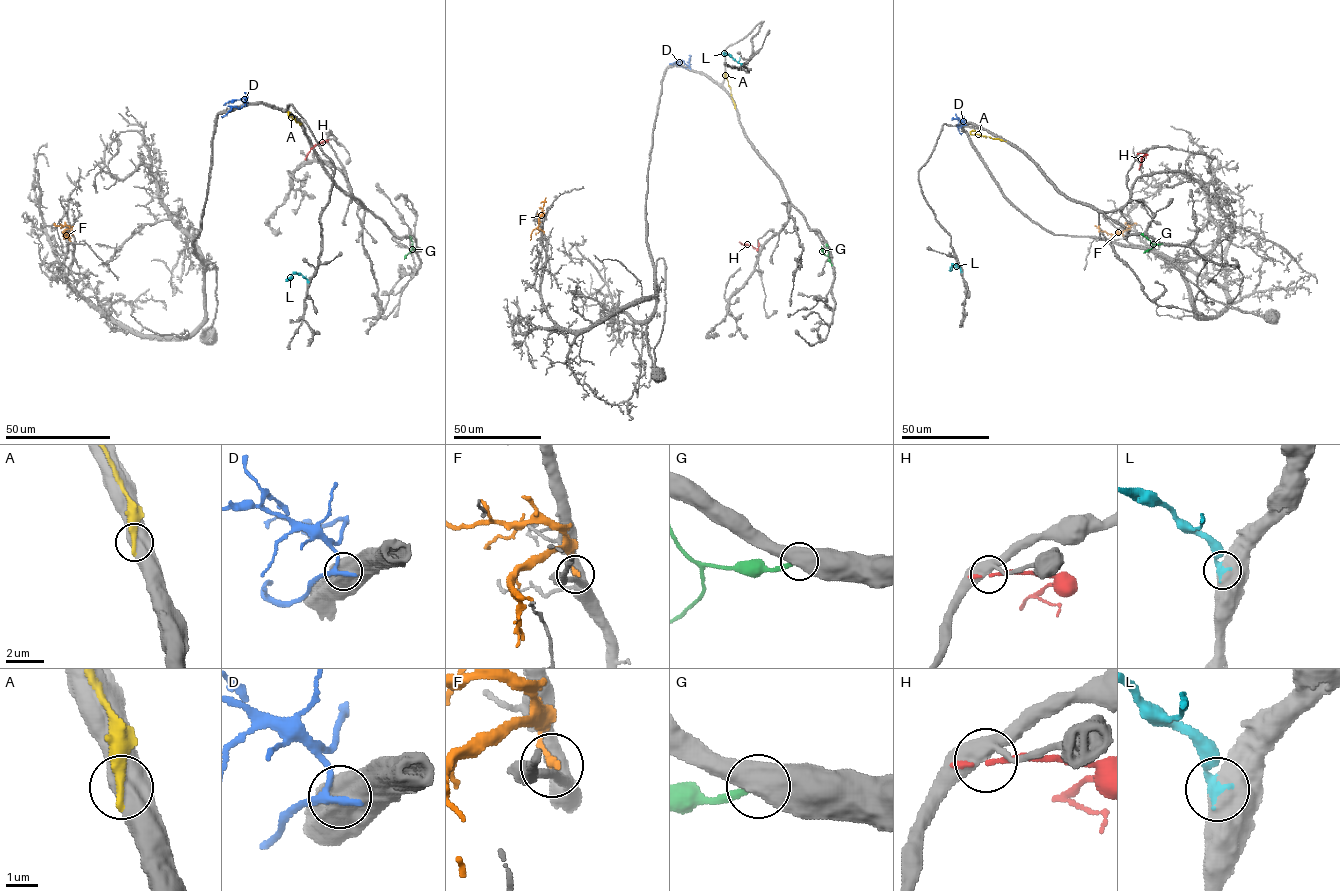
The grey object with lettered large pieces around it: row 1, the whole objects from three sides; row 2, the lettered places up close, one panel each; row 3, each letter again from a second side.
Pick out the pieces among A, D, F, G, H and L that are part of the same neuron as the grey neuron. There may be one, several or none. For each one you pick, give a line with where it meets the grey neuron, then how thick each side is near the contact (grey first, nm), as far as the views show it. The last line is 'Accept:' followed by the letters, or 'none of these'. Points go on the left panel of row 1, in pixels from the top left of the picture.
L: (308, 282) | 800/380 nm
Accept: L

